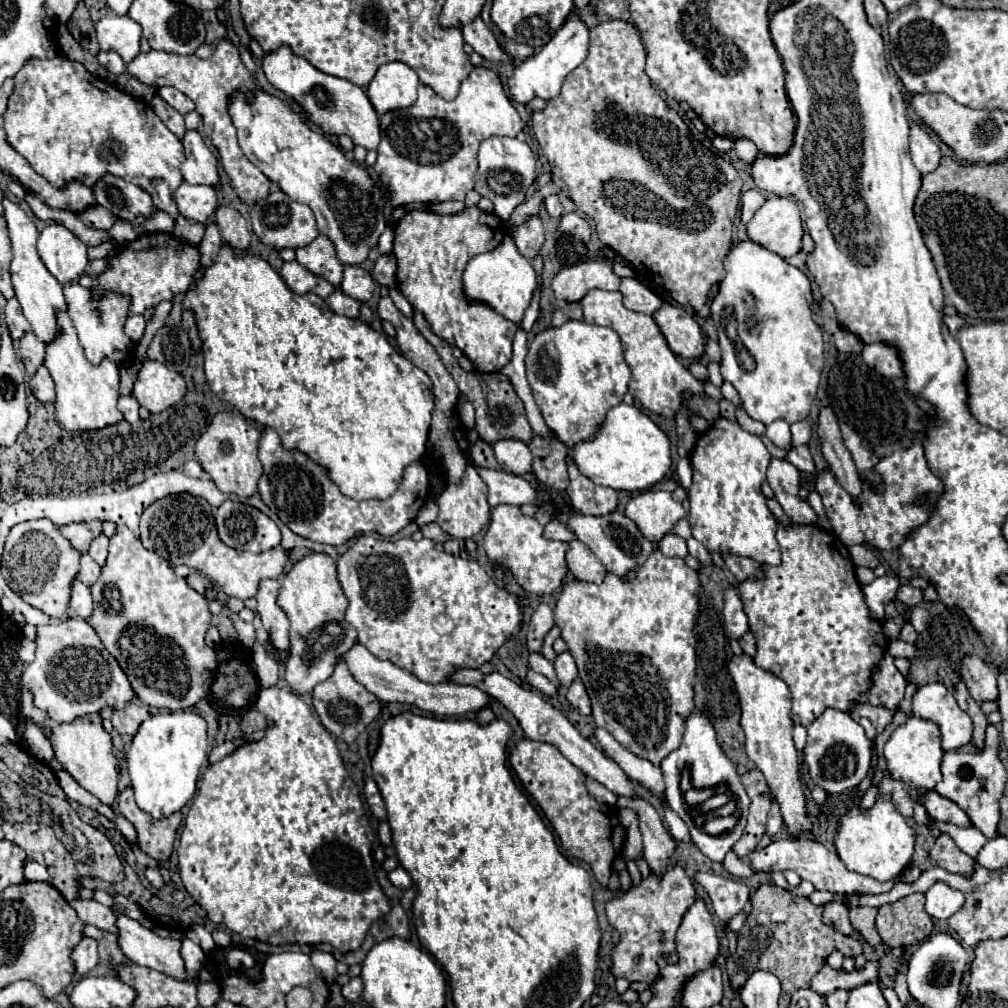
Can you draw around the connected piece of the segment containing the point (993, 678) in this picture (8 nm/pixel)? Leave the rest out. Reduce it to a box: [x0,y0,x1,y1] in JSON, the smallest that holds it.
[959,658,997,702]

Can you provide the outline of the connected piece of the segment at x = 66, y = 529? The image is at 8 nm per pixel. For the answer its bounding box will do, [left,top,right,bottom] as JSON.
[59,522,101,552]

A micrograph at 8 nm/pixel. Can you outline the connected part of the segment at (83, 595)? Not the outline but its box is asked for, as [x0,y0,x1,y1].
[69,580,93,618]

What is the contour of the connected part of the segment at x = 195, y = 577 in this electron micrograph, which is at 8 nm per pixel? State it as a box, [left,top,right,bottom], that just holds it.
[187,570,207,594]

